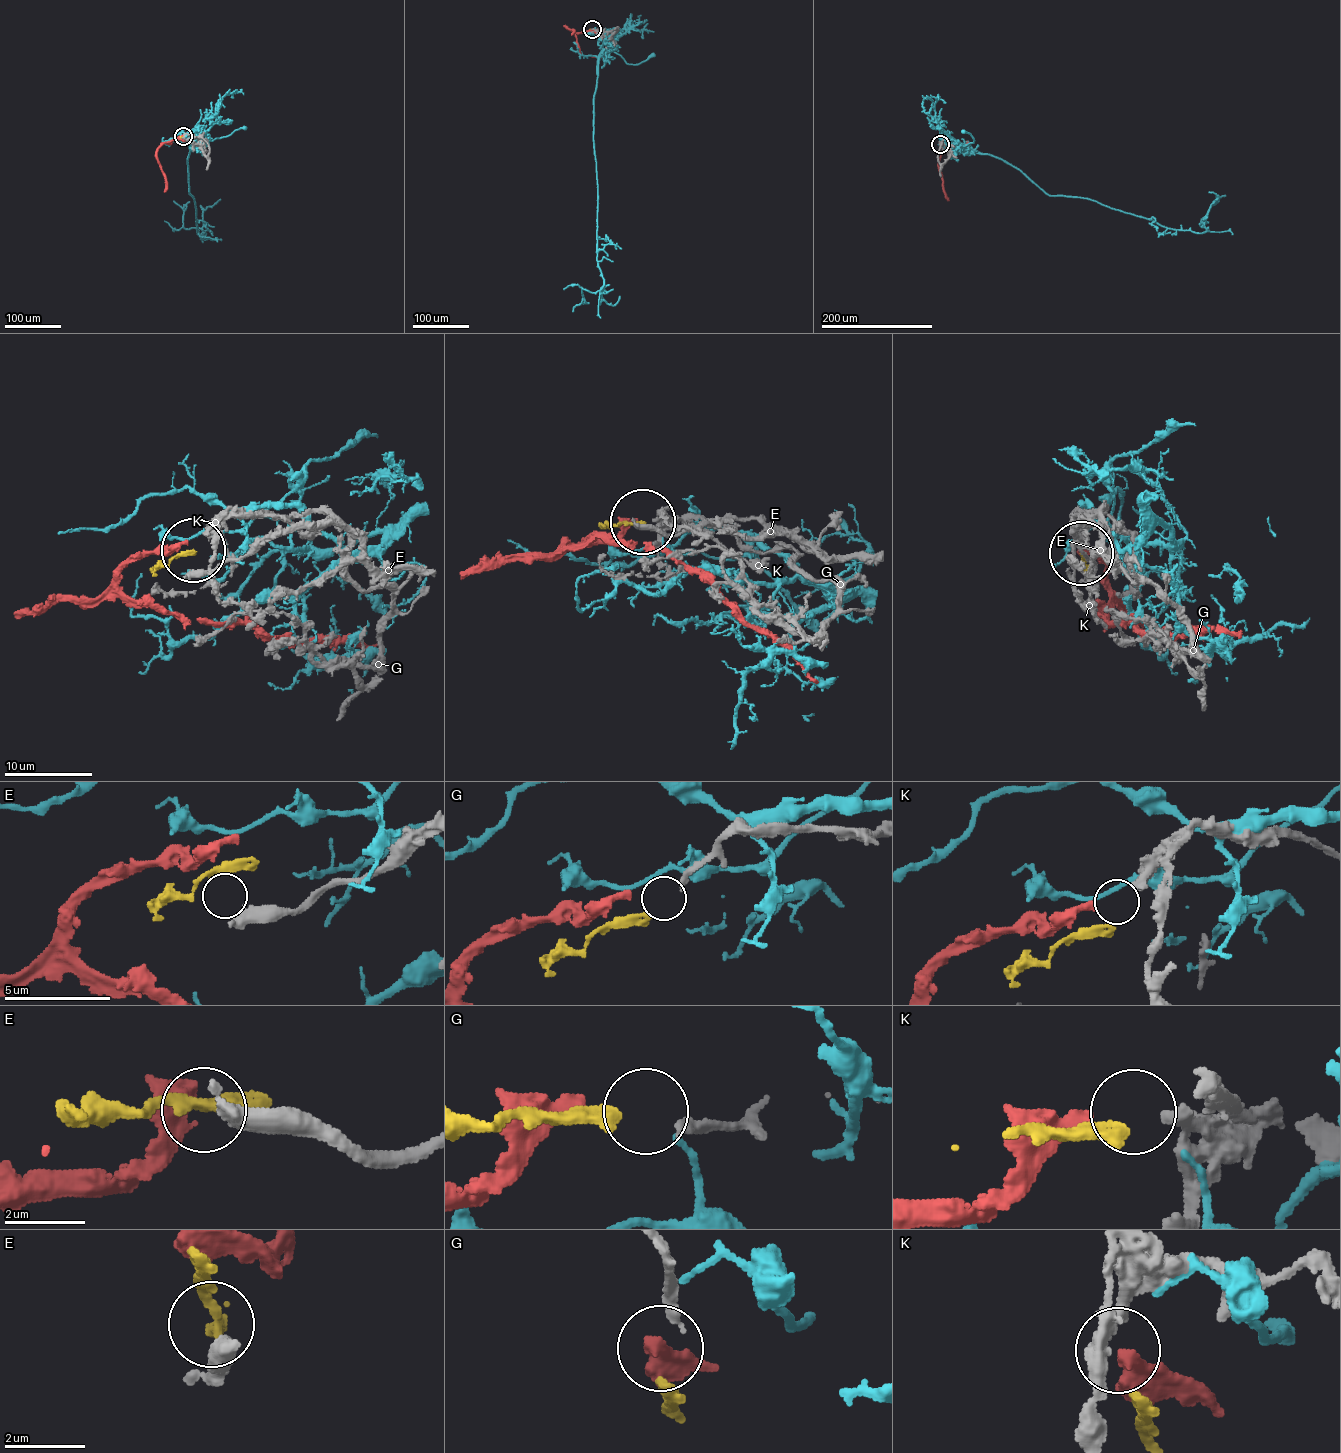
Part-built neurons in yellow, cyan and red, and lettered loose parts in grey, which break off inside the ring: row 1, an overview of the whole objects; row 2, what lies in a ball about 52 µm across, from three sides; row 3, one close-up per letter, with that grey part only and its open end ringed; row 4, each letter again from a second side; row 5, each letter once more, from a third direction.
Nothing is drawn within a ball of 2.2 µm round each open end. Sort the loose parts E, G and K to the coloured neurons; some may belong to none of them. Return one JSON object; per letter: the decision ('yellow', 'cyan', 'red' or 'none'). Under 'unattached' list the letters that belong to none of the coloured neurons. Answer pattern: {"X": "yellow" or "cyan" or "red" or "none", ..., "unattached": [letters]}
{"E": "none", "G": "yellow", "K": "red", "unattached": ["E"]}

